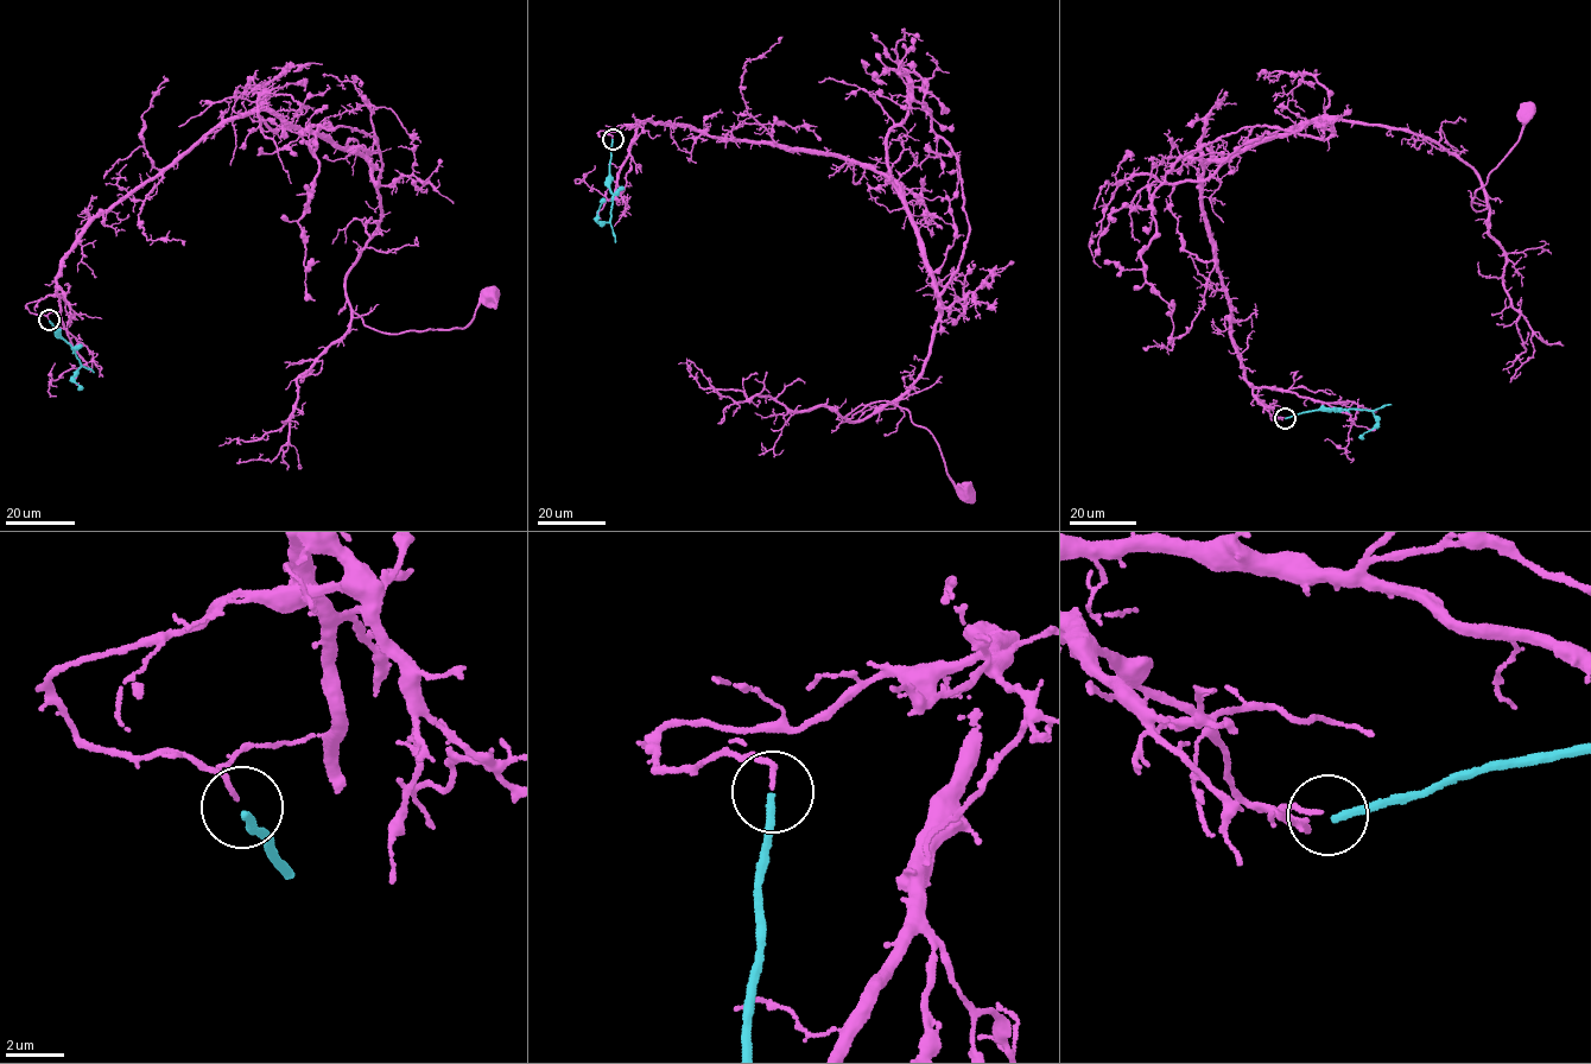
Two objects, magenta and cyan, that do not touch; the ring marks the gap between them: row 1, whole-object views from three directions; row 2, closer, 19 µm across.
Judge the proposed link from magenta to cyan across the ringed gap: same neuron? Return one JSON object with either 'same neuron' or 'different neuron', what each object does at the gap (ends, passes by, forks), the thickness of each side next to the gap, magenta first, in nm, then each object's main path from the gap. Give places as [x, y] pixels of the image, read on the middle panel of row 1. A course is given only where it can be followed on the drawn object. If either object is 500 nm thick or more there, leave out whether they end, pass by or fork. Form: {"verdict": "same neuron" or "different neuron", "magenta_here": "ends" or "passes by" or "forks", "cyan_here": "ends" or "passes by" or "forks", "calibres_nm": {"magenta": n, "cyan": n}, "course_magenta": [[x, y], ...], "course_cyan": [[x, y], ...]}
{"verdict": "different neuron", "magenta_here": "ends", "cyan_here": "ends", "calibres_nm": {"magenta": 150, "cyan": 260}, "course_magenta": [[613, 138], [685, 126], [894, 184], [939, 317], [923, 377], [847, 418], [904, 407], [965, 494]], "course_cyan": [[613, 139], [610, 220], [604, 222], [596, 219], [603, 198]]}

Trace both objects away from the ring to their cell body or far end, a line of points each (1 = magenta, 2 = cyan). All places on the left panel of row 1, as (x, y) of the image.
1: (49, 318), (26, 304), (94, 217), (261, 109), (371, 165), (367, 325), (463, 328), (489, 293)
2: (49, 321), (81, 362), (73, 380), (81, 388)

